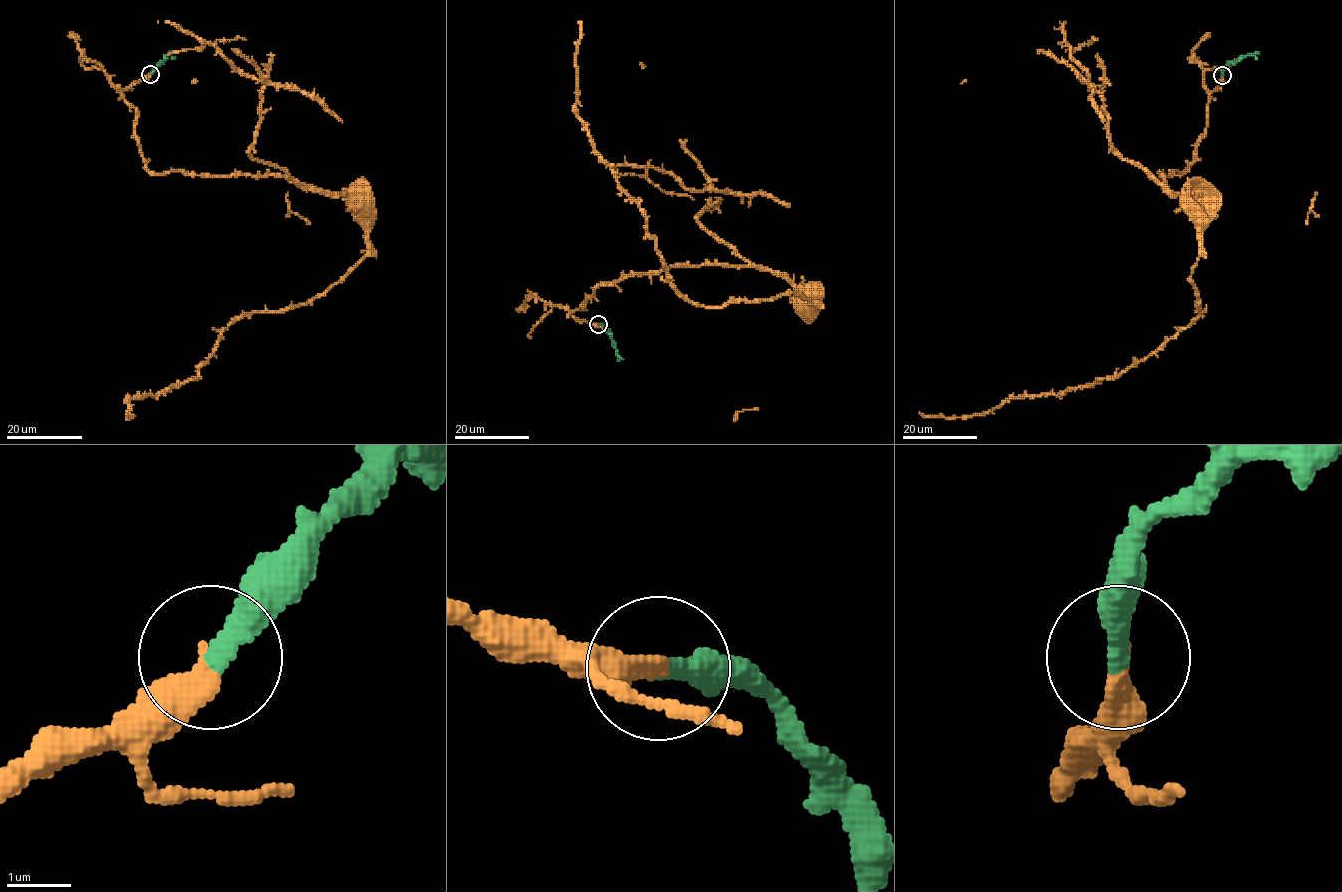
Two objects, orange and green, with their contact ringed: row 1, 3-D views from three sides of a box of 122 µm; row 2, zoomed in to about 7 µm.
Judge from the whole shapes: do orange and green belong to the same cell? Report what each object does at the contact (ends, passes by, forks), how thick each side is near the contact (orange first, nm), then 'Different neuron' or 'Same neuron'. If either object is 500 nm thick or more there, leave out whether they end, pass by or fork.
At the ring orange ends. At the ring green ends. Thickness 400 nm (orange) against 360 nm. Same neuron

